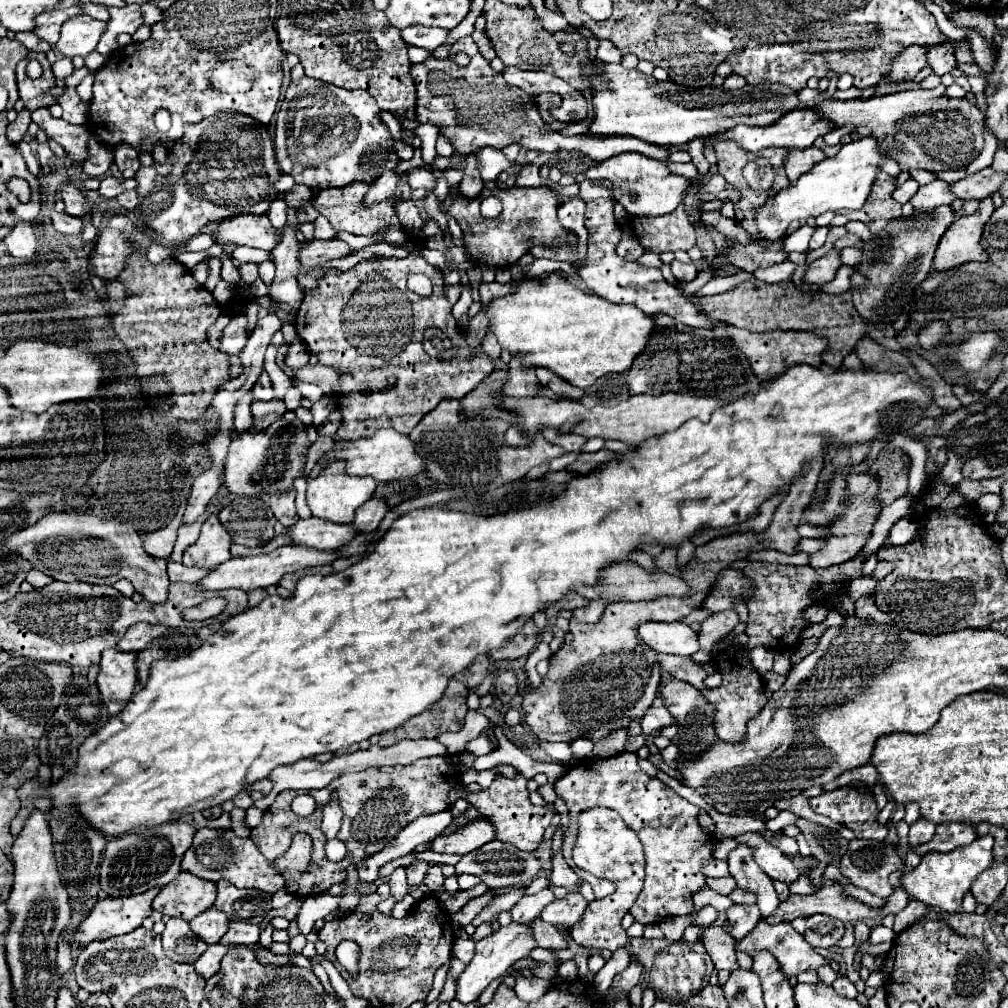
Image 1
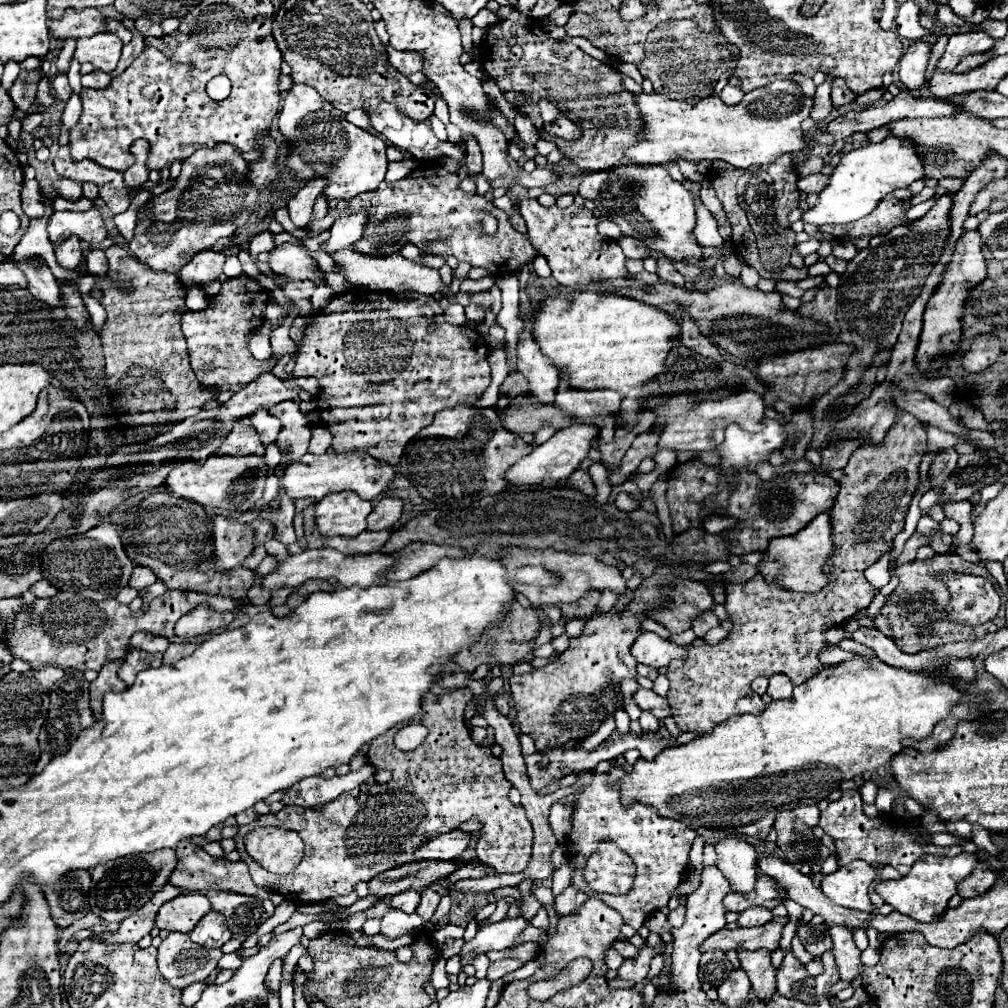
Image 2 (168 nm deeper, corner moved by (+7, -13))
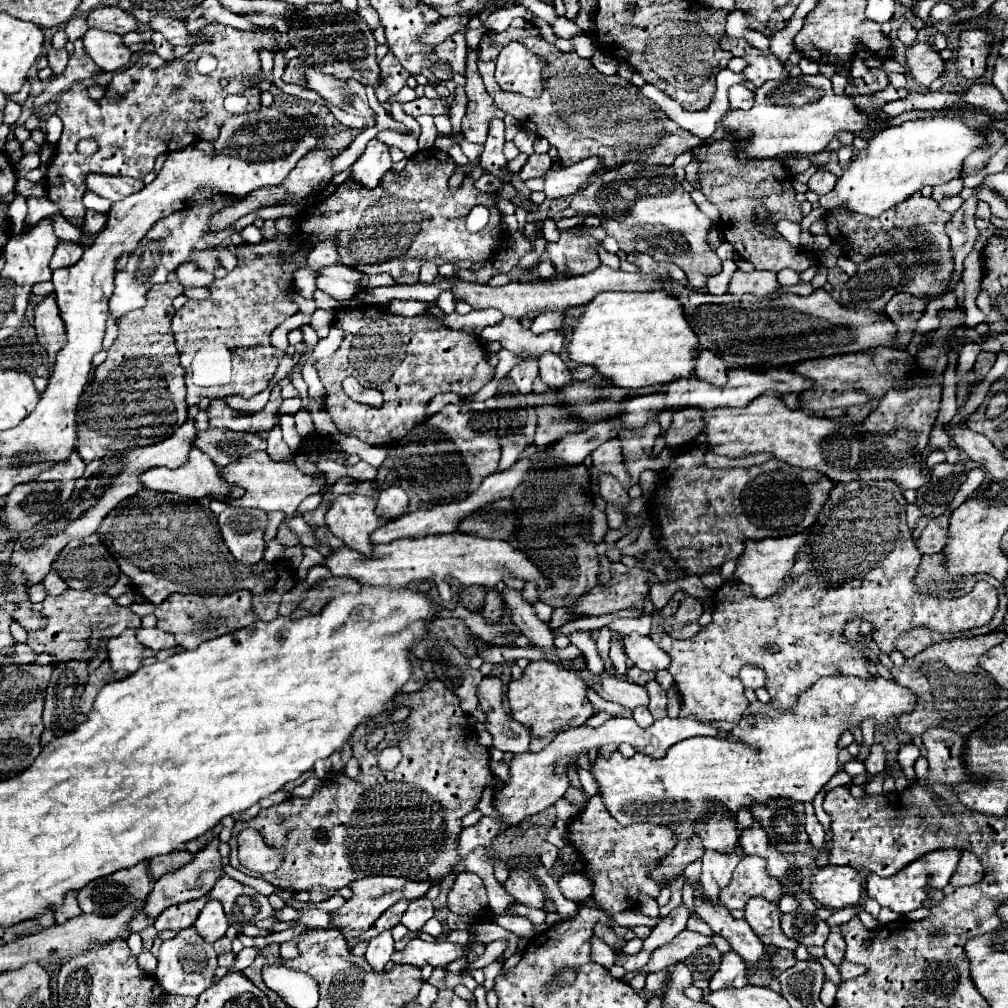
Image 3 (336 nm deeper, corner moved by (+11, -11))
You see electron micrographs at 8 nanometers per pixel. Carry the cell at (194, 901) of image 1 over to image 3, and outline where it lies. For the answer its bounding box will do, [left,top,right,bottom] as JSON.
[153,896,207,930]

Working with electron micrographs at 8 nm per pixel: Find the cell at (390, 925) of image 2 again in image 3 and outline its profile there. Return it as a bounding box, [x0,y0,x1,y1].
[365,930,395,970]

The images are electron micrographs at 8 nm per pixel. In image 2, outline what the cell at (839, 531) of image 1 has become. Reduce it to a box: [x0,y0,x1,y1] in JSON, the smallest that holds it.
[757,512,833,592]

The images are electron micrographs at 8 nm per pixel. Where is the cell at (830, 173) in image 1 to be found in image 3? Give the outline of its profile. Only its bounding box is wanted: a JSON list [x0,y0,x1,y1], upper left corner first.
[819,116,985,216]

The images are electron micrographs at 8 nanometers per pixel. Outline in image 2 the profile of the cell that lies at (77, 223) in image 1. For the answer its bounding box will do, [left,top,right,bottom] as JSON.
[55,236,83,270]

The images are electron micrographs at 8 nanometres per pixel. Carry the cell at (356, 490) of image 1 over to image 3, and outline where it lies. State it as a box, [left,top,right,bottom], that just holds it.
[325,494,387,554]

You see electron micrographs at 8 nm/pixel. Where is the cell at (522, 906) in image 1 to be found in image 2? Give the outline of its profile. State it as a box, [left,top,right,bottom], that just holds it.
[459,916,529,966]

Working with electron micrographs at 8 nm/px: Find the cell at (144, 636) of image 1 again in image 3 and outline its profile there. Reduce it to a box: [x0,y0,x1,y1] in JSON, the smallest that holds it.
[137,628,175,652]

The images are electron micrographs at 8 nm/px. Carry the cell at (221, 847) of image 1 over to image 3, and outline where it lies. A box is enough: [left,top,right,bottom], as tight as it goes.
[151,850,195,880]

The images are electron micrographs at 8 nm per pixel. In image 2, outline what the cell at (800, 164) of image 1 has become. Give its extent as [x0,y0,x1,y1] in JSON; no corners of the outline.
[797,174,829,194]

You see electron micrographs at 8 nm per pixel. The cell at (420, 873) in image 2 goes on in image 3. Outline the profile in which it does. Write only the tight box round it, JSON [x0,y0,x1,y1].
[333,876,431,934]

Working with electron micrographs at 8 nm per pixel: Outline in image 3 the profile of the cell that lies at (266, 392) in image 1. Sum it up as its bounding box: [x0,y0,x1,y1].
[267,424,293,460]

